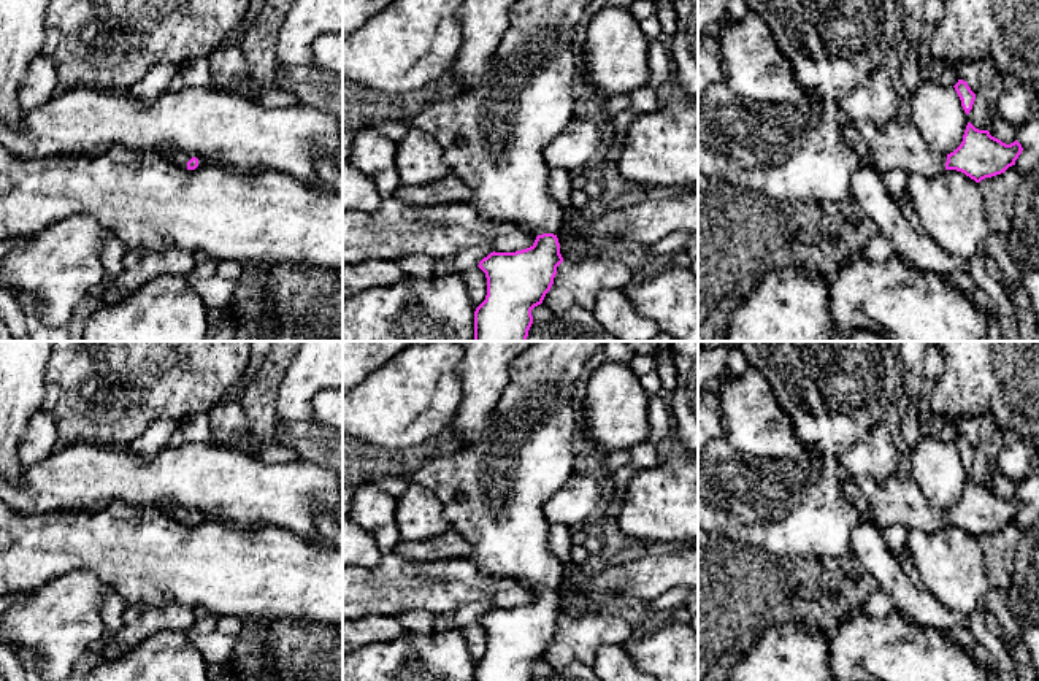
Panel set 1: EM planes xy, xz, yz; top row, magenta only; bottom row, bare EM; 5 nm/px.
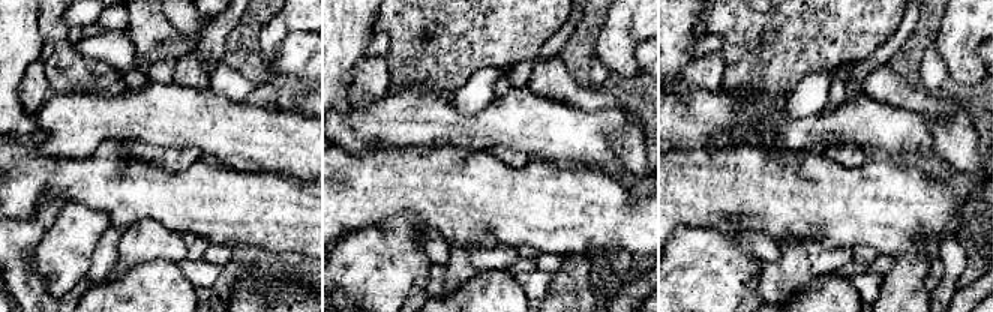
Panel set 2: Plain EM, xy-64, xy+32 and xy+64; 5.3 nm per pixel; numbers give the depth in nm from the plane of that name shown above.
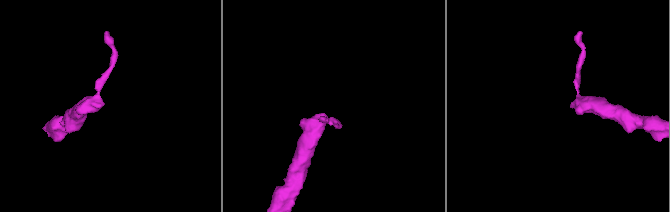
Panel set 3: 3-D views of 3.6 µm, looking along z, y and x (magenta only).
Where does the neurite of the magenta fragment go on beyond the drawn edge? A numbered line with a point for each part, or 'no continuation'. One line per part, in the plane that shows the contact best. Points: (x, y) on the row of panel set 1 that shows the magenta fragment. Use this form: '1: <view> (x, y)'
1: xy (178, 157)

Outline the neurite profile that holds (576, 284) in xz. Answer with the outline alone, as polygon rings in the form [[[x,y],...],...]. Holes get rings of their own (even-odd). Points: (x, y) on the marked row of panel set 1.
[[[593,256],[584,262],[563,260],[543,303],[554,313],[562,314],[571,308],[593,311],[595,302],[603,290],[628,289],[631,270],[614,259]]]

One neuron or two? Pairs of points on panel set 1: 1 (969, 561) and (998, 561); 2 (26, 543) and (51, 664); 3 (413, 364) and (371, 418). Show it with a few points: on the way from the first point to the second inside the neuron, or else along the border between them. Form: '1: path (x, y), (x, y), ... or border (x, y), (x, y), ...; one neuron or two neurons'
1: border (976, 538), (989, 581), (989, 591), (984, 597); two neurons
2: border (67, 572), (27, 594); two neurons
3: path (405, 377), (398, 383), (398, 391), (384, 405); one neuron

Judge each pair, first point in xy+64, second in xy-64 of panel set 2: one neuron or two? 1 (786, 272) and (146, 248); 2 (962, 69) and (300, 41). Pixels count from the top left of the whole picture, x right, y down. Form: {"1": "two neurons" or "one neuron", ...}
{"1": "one neuron", "2": "two neurons"}

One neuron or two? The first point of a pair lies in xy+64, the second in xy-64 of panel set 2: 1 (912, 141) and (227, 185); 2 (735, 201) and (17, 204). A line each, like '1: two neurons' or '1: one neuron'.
1: two neurons
2: one neuron

